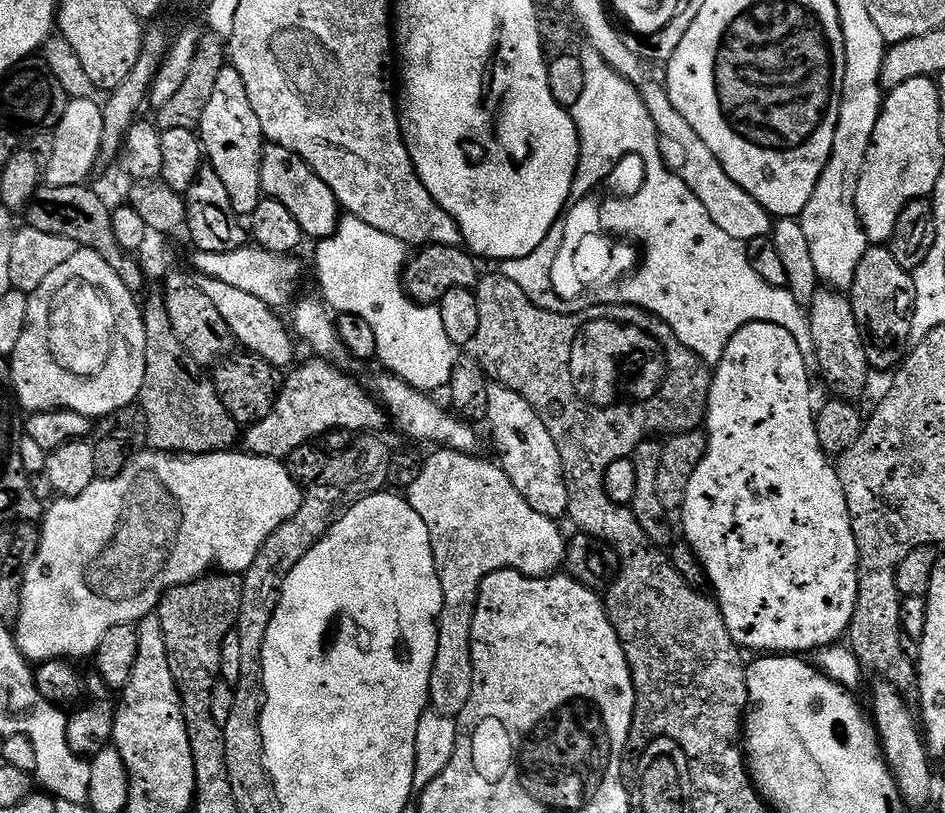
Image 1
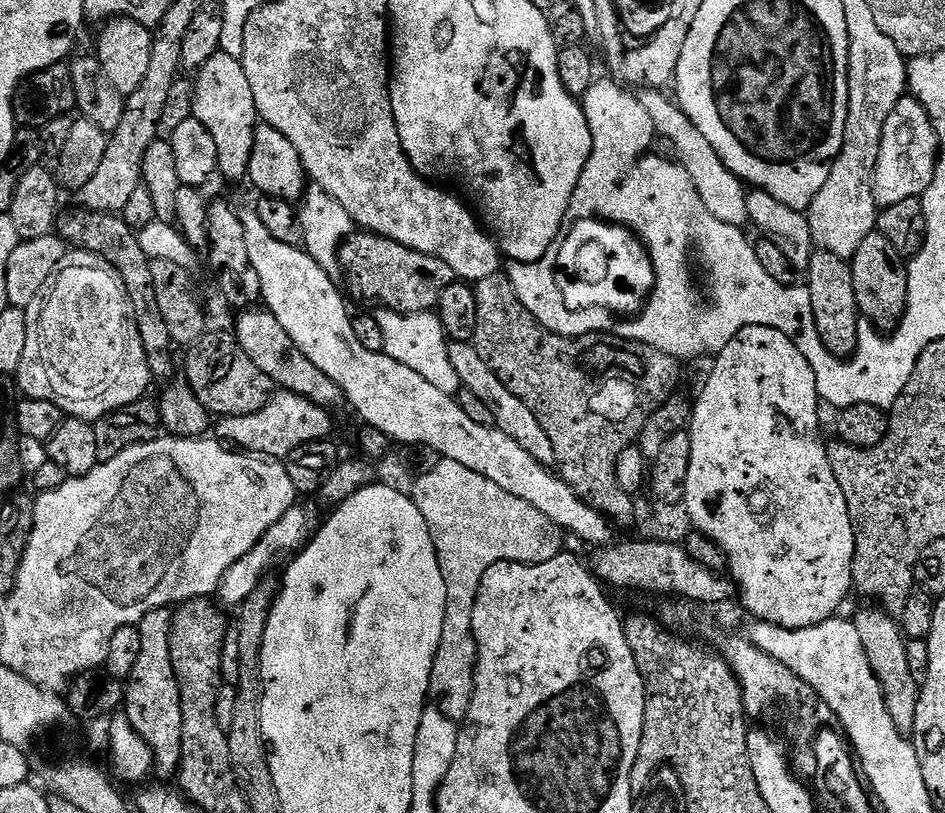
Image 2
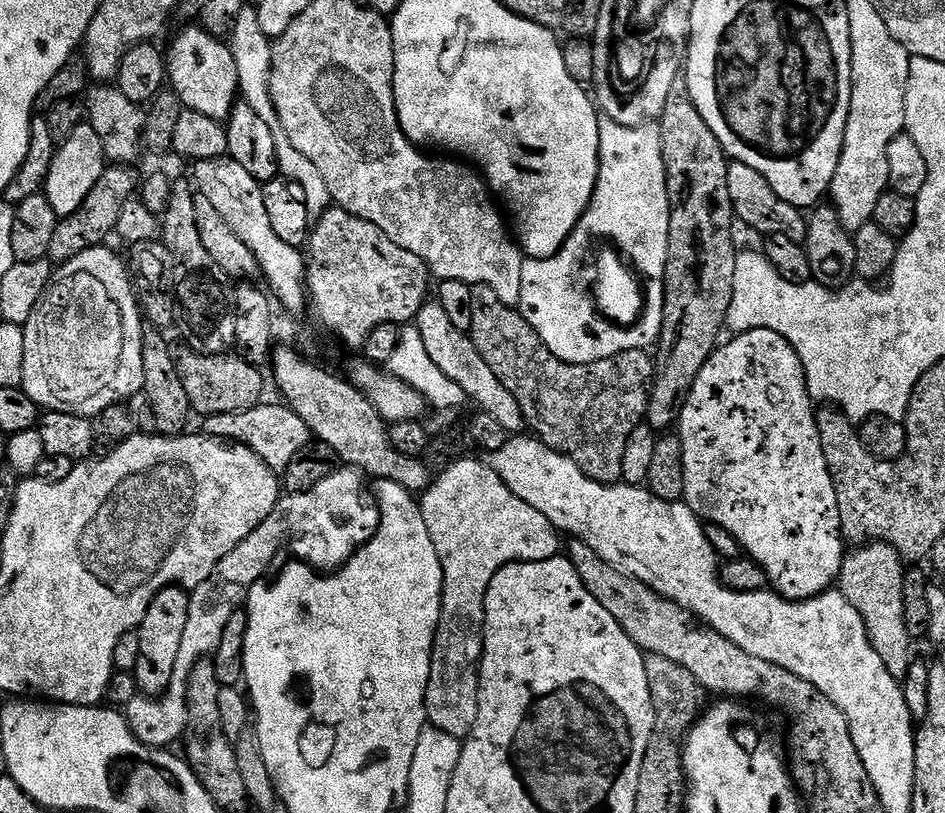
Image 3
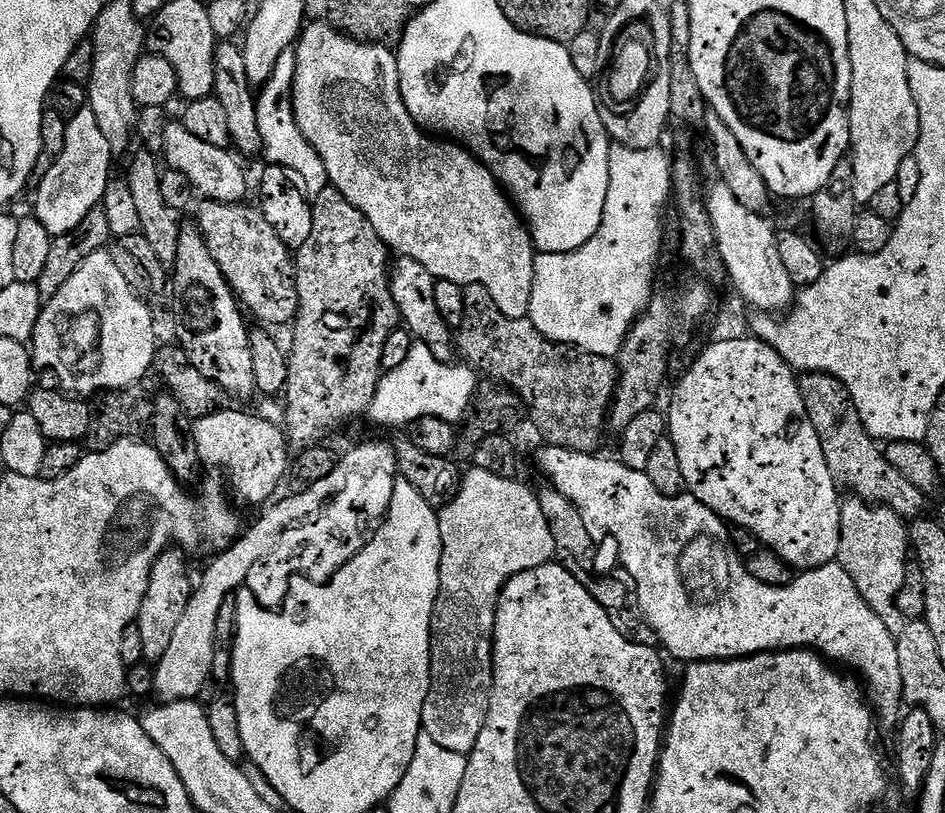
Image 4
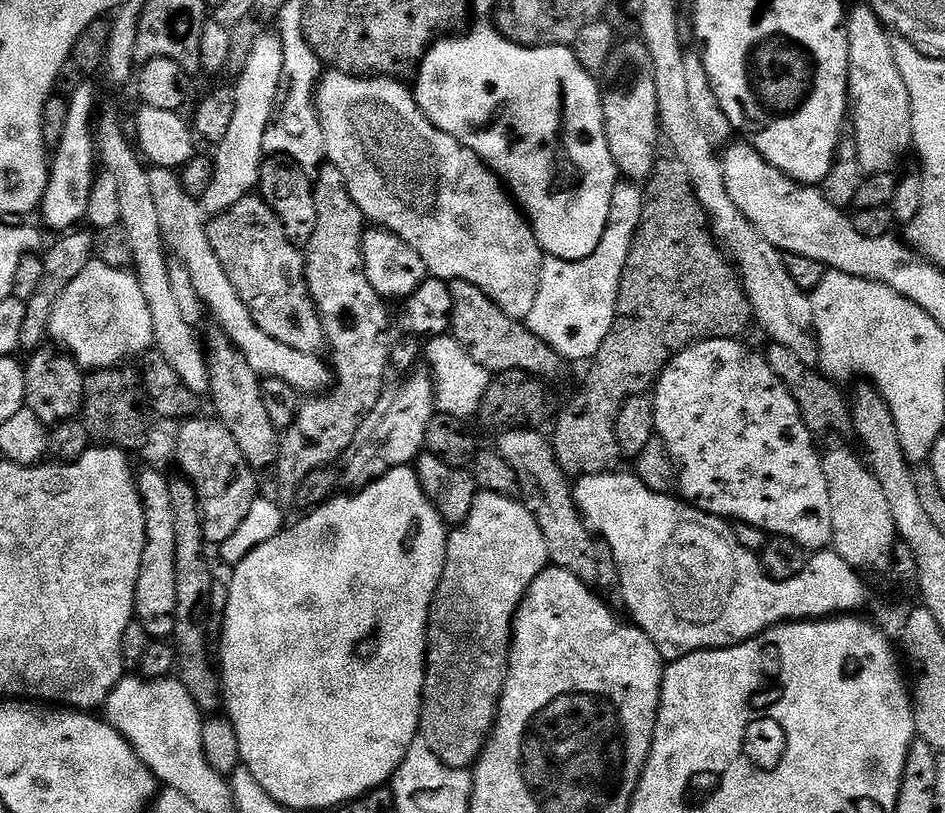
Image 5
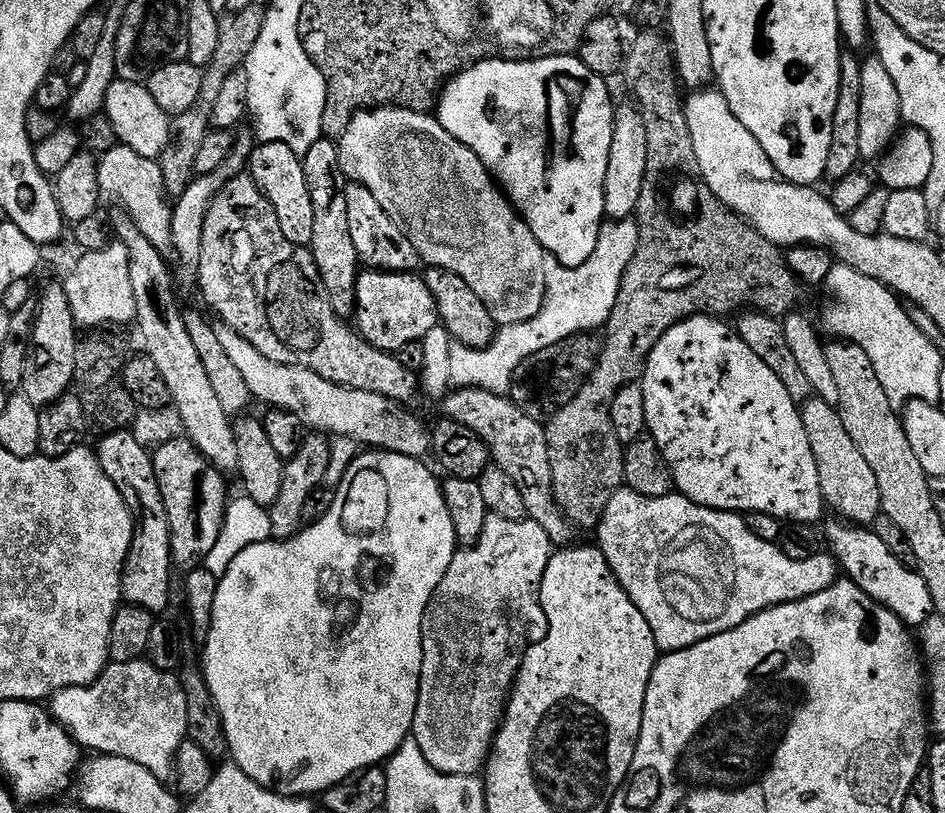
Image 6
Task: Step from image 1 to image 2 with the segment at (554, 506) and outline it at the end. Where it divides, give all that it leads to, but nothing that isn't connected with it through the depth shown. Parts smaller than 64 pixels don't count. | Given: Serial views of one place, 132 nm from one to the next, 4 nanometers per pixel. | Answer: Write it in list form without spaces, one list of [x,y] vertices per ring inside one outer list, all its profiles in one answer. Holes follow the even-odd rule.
[[[449,343],[448,353],[450,362],[454,362],[454,370],[458,370],[461,385],[467,391],[478,394],[478,398],[482,398],[482,402],[486,402],[490,414],[494,414],[496,427],[502,430],[502,434],[514,438],[514,442],[518,442],[518,446],[522,446],[522,450],[531,454],[539,464],[551,465],[554,461],[554,446],[550,446],[550,437],[546,435],[546,430],[542,430],[542,425],[538,423],[534,410],[530,410],[530,406],[526,406],[526,402],[522,402],[522,398],[518,398],[513,392],[506,390],[506,386],[498,378],[498,374],[494,374],[494,370],[490,370],[490,366],[486,366],[486,362],[482,362],[482,354],[478,354],[475,343]]]

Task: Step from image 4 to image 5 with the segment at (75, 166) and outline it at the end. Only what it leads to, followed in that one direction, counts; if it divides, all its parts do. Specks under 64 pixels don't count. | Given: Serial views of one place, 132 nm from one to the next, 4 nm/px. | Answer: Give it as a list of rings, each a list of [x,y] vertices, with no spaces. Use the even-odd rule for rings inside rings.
[[[86,78],[82,85],[68,97],[66,127],[56,145],[49,171],[47,190],[44,191],[40,207],[43,222],[58,234],[71,231],[80,220],[87,217],[90,192],[96,177],[98,157],[96,155],[94,119],[98,94],[93,79]]]

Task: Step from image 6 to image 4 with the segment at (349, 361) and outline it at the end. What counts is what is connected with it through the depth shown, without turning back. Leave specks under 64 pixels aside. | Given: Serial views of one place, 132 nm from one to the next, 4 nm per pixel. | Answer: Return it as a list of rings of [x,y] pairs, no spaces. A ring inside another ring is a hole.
[[[205,199],[203,203],[200,209],[195,209],[195,223],[200,225],[206,246],[210,254],[214,254],[214,262],[218,262],[226,282],[236,293],[237,301],[249,313],[252,311],[261,320],[261,325],[291,325],[298,310],[296,262],[282,238],[278,238],[274,226],[266,222],[259,207],[247,208],[244,202],[223,204]]]

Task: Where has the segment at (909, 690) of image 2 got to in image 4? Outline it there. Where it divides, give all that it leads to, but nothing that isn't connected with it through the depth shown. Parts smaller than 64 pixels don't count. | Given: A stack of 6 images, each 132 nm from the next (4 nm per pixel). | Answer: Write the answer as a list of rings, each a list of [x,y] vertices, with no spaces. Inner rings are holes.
[[[848,498],[840,506],[840,541],[836,560],[854,578],[854,586],[862,598],[866,598],[866,606],[882,618],[886,630],[898,634],[905,626],[902,610],[898,610],[898,594],[902,590],[904,580],[910,571],[910,528],[905,517],[899,516],[893,508],[881,508],[878,504],[868,504],[859,498]]]

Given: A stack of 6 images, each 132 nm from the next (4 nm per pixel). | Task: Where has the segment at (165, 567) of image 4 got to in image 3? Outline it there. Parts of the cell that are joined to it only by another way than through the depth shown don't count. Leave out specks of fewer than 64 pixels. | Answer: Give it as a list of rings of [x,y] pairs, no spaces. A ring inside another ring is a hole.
[[[175,586],[163,588],[154,598],[154,602],[150,602],[150,610],[146,610],[146,618],[142,618],[138,629],[142,654],[138,654],[138,666],[134,675],[141,693],[147,697],[159,697],[170,686],[174,662],[177,661],[178,650],[181,649],[182,632],[186,627],[190,602],[189,589]]]

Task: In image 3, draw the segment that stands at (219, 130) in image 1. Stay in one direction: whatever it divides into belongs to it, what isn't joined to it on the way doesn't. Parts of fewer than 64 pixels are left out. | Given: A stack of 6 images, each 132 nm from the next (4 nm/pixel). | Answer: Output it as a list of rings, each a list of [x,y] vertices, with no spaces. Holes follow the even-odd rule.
[[[184,26],[173,38],[172,49],[166,52],[166,80],[185,108],[221,122],[232,115],[241,95],[238,66],[231,47],[199,26]]]

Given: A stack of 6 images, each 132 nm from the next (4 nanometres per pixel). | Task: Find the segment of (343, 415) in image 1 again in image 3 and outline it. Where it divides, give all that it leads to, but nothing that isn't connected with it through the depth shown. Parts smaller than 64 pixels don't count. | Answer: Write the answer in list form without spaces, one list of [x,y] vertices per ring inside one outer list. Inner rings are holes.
[[[261,402],[257,408],[251,408],[238,414],[207,417],[203,421],[203,431],[224,442],[246,445],[251,452],[258,454],[258,458],[262,458],[262,462],[266,462],[268,468],[280,474],[283,473],[286,466],[290,466],[294,454],[298,454],[298,450],[302,450],[302,446],[310,443],[313,434],[306,426],[306,422],[302,422],[302,418],[298,418],[298,414],[294,414],[294,410],[287,404],[283,402],[268,403]]]

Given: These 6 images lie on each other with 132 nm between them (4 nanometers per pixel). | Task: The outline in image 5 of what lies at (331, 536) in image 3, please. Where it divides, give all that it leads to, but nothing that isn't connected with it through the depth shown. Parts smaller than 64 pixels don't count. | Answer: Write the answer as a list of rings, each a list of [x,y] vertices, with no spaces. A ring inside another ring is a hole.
[[[421,370],[411,373],[408,379],[391,399],[392,402],[383,418],[377,424],[372,436],[366,444],[357,447],[350,455],[349,462],[344,469],[344,480],[354,486],[361,488],[378,478],[385,476],[389,470],[411,465],[425,447],[425,434],[431,418],[436,413],[435,388],[432,377]]]

